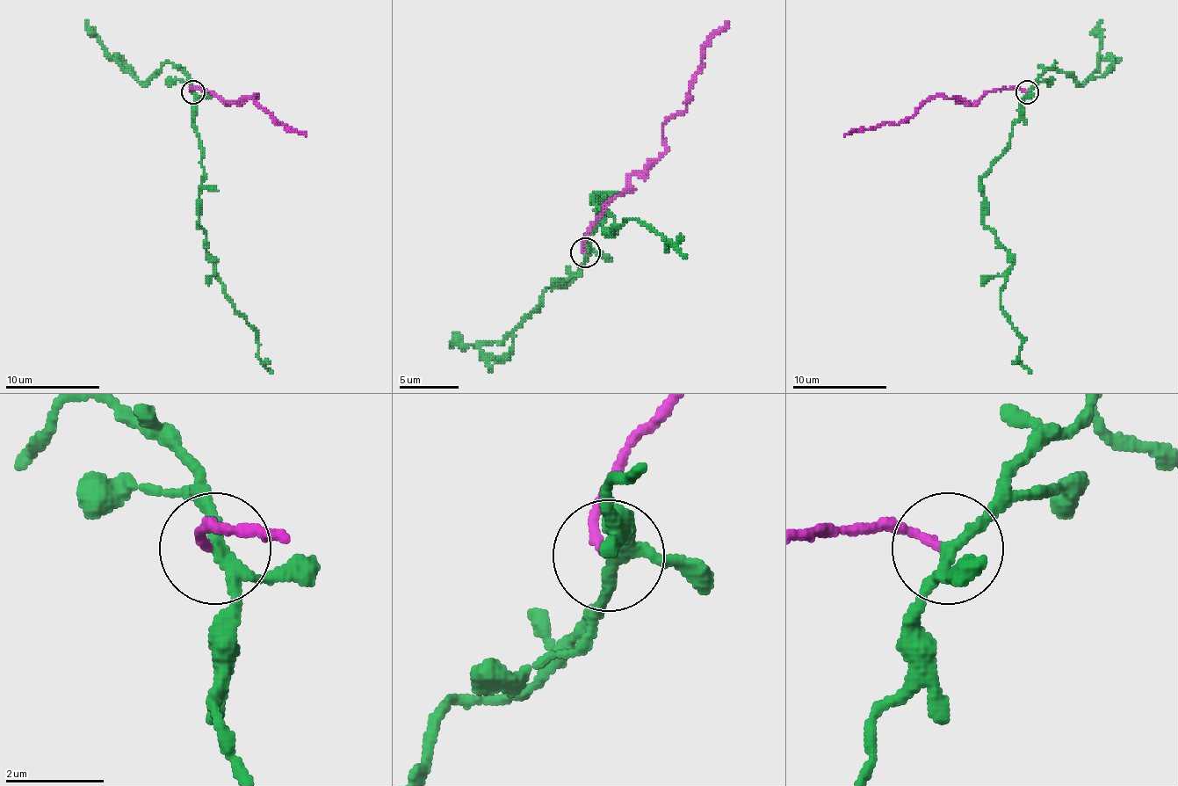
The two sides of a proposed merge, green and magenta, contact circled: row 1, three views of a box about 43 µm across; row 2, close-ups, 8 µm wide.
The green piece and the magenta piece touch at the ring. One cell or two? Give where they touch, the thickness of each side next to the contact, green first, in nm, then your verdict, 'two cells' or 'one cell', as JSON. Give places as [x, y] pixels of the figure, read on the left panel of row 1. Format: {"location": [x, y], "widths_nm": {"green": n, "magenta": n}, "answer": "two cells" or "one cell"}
{"location": [192, 91], "widths_nm": {"green": 190, "magenta": 140}, "answer": "two cells"}

